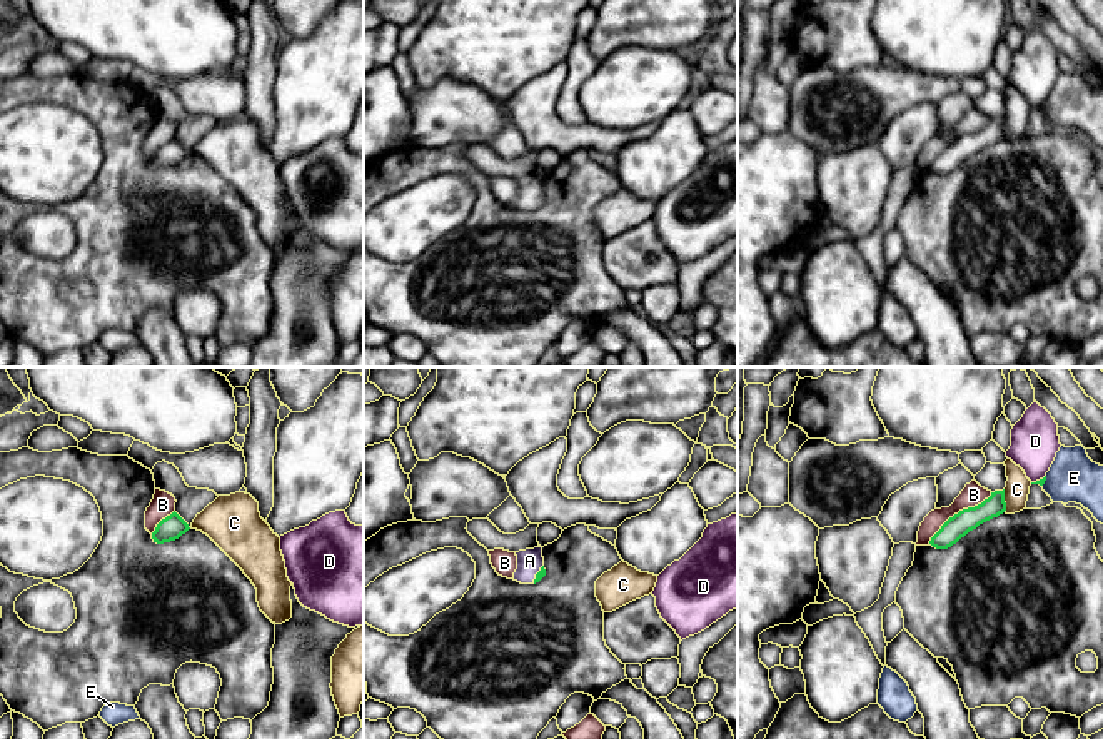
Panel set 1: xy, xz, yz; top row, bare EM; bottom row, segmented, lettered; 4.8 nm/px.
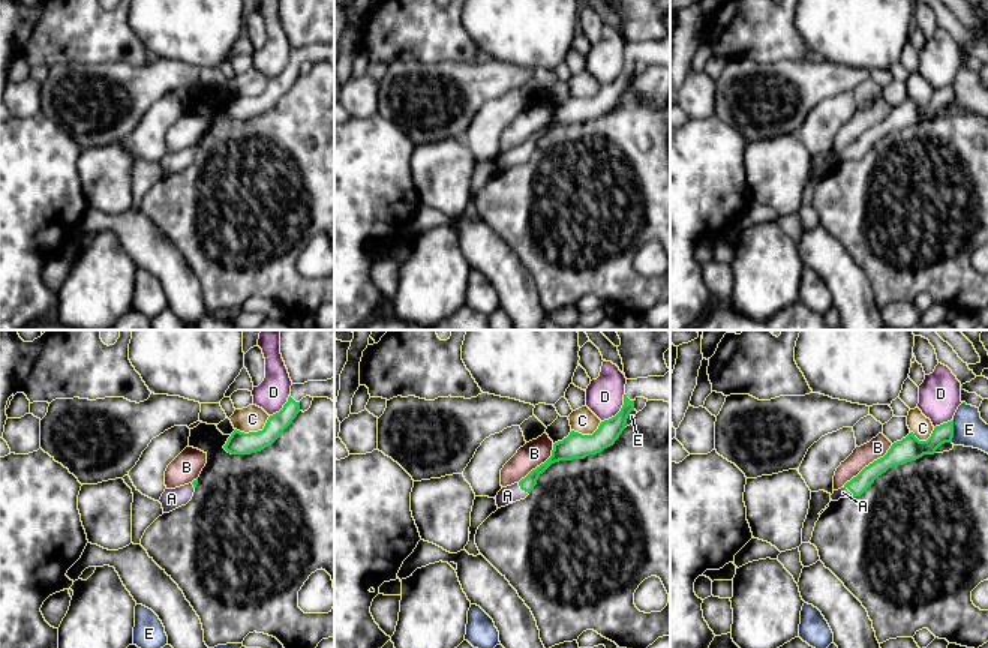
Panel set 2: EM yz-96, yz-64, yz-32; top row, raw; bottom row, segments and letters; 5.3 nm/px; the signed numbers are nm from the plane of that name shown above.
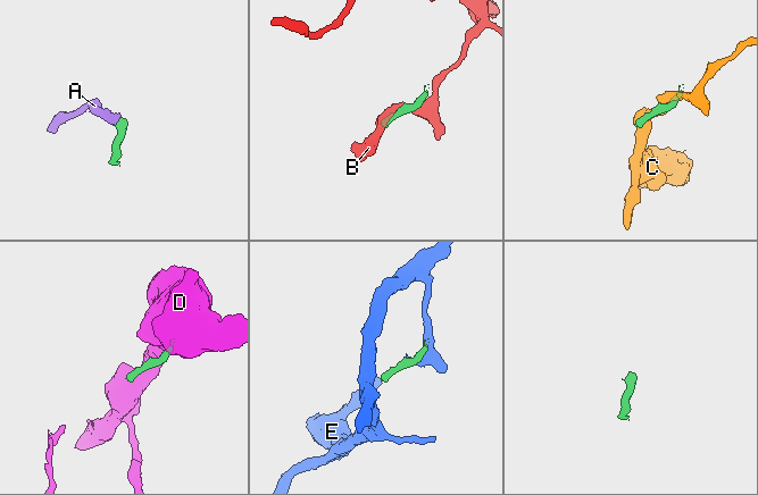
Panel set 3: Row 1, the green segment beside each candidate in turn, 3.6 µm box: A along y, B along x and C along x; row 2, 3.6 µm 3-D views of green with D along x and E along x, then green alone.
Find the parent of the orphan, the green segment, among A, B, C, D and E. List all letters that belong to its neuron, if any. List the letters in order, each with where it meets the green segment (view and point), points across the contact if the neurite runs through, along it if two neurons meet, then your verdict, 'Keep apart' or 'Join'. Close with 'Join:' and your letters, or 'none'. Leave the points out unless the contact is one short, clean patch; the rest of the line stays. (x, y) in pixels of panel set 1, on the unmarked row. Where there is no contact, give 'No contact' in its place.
A: Touches green at xz (536, 201). Path across: xz (541, 199), (536, 201), (529, 187). Join
B: Touches green at yz (960, 137). Boundary: yz (992, 119), (980, 129), (955, 139), (928, 169). Keep apart
C: Touches green at yz (1003, 127). Keep apart
D: Touches green at yz (1040, 105). Boundary: yz (1045, 100), (1032, 109). Keep apart
E: Touches green at yz (1045, 105). Boundary: yz (1047, 102), (1042, 112). Keep apart
Join: A

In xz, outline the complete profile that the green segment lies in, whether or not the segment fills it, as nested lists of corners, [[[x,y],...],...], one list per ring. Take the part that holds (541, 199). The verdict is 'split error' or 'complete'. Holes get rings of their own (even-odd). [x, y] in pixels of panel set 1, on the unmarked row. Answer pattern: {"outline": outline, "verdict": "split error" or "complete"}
{"outline": [[[542,174],[526,175],[516,179],[517,195],[514,207],[521,210],[536,210],[546,202]]], "verdict": "split error"}

